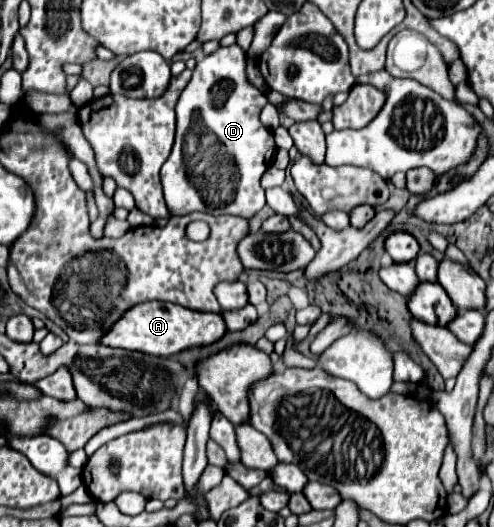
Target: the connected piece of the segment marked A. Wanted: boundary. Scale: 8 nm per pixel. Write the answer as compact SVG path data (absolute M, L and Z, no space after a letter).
M145 301L131 307L117 325L111 327L111 333L103 337L103 345L121 347L151 355L175 355L193 347L213 345L227 333L227 325L221 313L203 313L193 309L183 309L179 305L163 303L163 301Z

